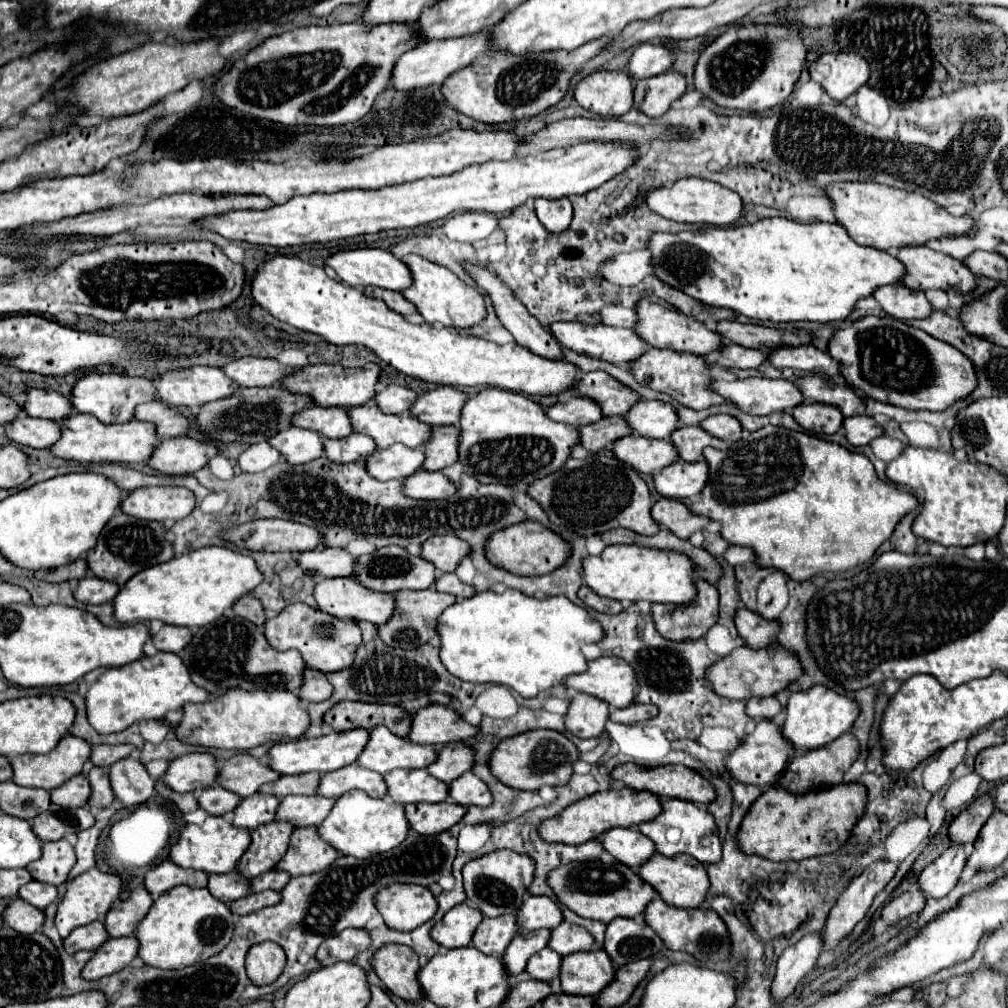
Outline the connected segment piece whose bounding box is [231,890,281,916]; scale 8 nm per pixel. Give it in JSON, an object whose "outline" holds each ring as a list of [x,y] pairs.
{"outline":[[[263,890],[263,892],[257,892],[257,894],[249,894],[245,898],[239,898],[237,902],[231,902],[231,912],[235,912],[237,916],[243,916],[247,912],[261,910],[261,908],[273,906],[277,902],[281,902],[281,892]]]}

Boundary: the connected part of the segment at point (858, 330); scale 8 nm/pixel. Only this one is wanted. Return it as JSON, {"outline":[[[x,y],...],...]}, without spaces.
{"outline":[[[865,316],[853,326],[837,330],[829,340],[829,354],[841,360],[845,382],[853,384],[863,396],[905,410],[943,412],[977,388],[975,366],[965,354],[889,316]]]}

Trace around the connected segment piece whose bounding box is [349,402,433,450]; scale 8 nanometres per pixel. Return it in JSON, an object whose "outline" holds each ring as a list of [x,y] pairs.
{"outline":[[[375,402],[351,408],[349,416],[355,432],[371,436],[377,442],[377,448],[389,448],[391,444],[401,442],[409,448],[423,450],[433,436],[431,424],[417,420],[409,412],[397,416],[383,414]]]}

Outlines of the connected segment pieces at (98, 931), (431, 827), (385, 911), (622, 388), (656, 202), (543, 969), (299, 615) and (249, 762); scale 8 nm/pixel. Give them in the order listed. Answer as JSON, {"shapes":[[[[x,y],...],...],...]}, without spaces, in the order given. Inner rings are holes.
{"shapes":[[[[95,920],[87,926],[75,928],[63,942],[65,942],[67,952],[77,952],[77,950],[95,950],[107,940],[109,940],[109,934],[105,930],[105,924]]],[[[451,800],[439,804],[421,802],[421,804],[405,806],[405,814],[409,816],[409,826],[419,834],[427,834],[427,836],[449,830],[465,816],[465,812],[467,808]]],[[[391,884],[377,894],[377,910],[389,928],[409,932],[435,916],[437,900],[425,886]]],[[[587,372],[581,378],[581,388],[577,388],[577,394],[585,394],[593,400],[597,400],[605,412],[605,416],[613,416],[613,414],[627,414],[639,400],[641,396],[631,390],[629,386],[621,384],[619,380],[615,380],[613,376],[609,376],[607,372]]],[[[681,178],[671,188],[663,186],[647,196],[647,204],[653,212],[663,218],[685,222],[685,224],[711,224],[711,226],[729,226],[741,218],[743,200],[737,192],[723,188],[717,182],[703,180],[703,178]]],[[[543,948],[541,952],[533,954],[527,962],[527,968],[531,978],[535,980],[543,980],[543,982],[551,982],[553,978],[559,976],[561,970],[561,956],[557,952],[553,952],[551,948]]],[[[303,602],[289,604],[281,614],[265,622],[265,638],[273,648],[279,650],[299,650],[305,664],[313,670],[321,672],[339,672],[343,668],[351,668],[355,660],[355,652],[363,640],[361,628],[357,620],[341,620],[317,608],[311,608]]],[[[237,752],[219,770],[219,784],[247,798],[257,792],[265,782],[275,782],[279,776],[279,772],[275,772],[259,758],[253,758],[247,752]]]]}

